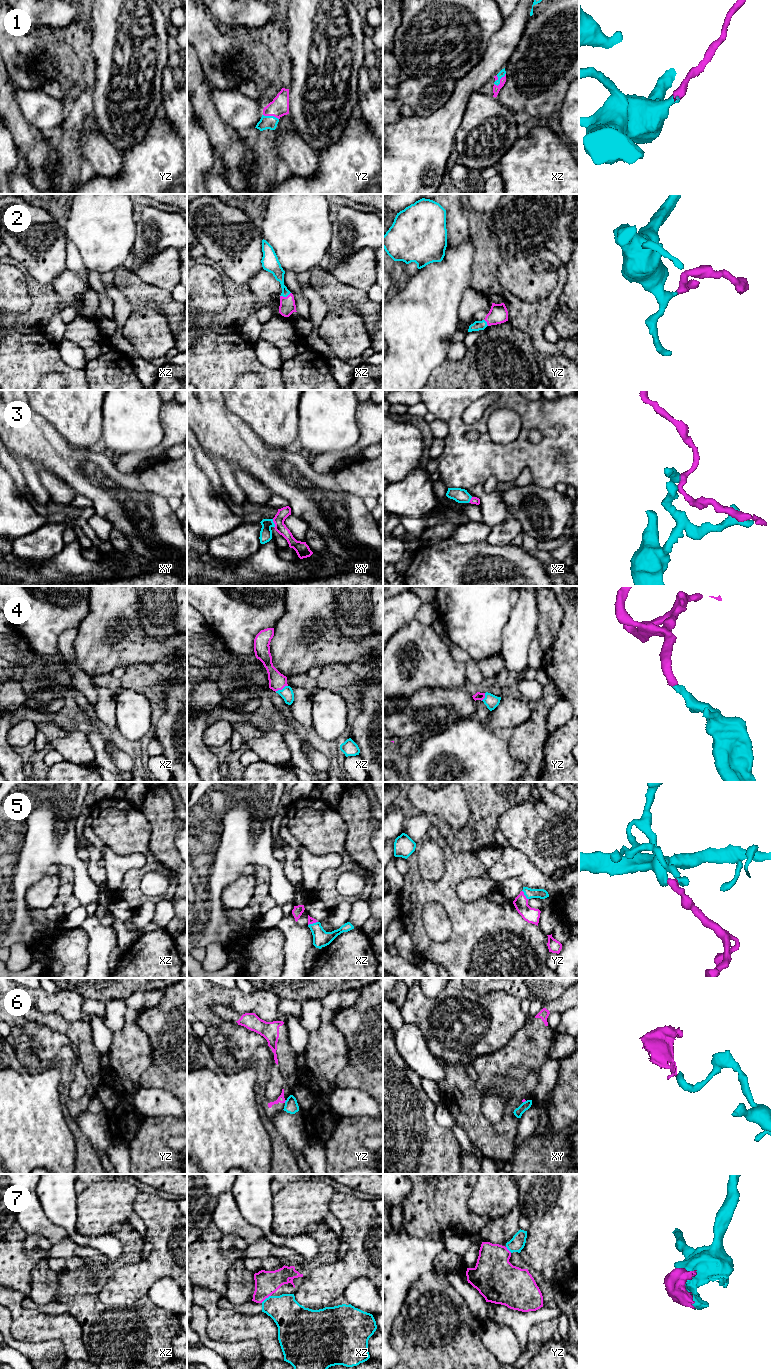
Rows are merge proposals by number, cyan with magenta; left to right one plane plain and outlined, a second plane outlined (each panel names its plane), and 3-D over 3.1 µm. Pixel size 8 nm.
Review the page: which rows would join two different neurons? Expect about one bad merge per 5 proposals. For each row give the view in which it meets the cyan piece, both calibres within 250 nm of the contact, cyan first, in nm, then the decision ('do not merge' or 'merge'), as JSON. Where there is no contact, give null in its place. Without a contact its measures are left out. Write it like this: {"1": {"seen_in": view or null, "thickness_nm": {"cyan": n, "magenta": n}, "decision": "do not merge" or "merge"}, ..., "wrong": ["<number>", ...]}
{"1": {"seen_in": "xz", "thickness_nm": {"cyan": 50, "magenta": 60}, "decision": "merge"}, "2": {"seen_in": "xz", "thickness_nm": {"cyan": 110, "magenta": 130}, "decision": "merge"}, "3": {"seen_in": "xy", "thickness_nm": {"cyan": 100, "magenta": 90}, "decision": "merge"}, "4": {"seen_in": "xz", "thickness_nm": {"cyan": 100, "magenta": 140}, "decision": "merge"}, "5": {"seen_in": "yz", "thickness_nm": {"cyan": 80, "magenta": 120}, "decision": "merge"}, "6": {"seen_in": "yz", "thickness_nm": {"cyan": 110, "magenta": 60}, "decision": "do not merge"}, "7": {"seen_in": "xz", "thickness_nm": {"cyan": 260, "magenta": 190}, "decision": "merge"}, "wrong": ["6"]}

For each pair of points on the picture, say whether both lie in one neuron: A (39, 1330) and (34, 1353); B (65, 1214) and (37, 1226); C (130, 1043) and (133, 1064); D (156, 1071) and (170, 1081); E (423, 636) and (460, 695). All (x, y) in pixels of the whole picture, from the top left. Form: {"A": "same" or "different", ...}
{"A": "different", "B": "different", "C": "same", "D": "same", "E": "different"}

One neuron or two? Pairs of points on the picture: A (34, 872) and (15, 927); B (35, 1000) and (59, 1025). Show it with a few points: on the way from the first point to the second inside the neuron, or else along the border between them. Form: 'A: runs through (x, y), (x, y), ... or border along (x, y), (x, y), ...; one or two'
A: runs through (20, 886), (16, 890), (15, 913); one
B: border along (46, 1014), (59, 1013), (69, 1021); two

